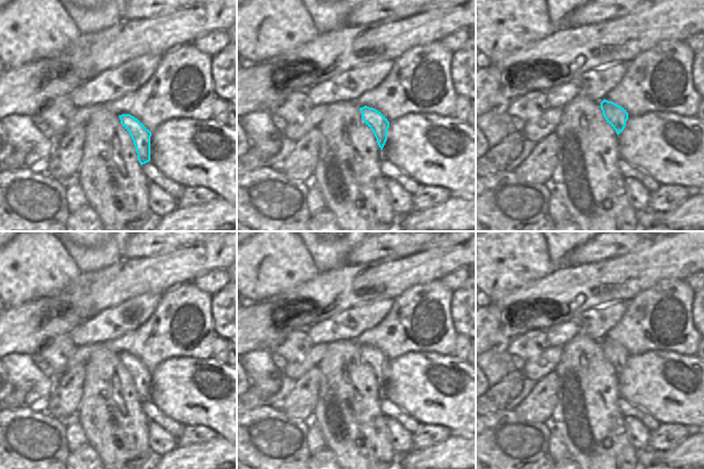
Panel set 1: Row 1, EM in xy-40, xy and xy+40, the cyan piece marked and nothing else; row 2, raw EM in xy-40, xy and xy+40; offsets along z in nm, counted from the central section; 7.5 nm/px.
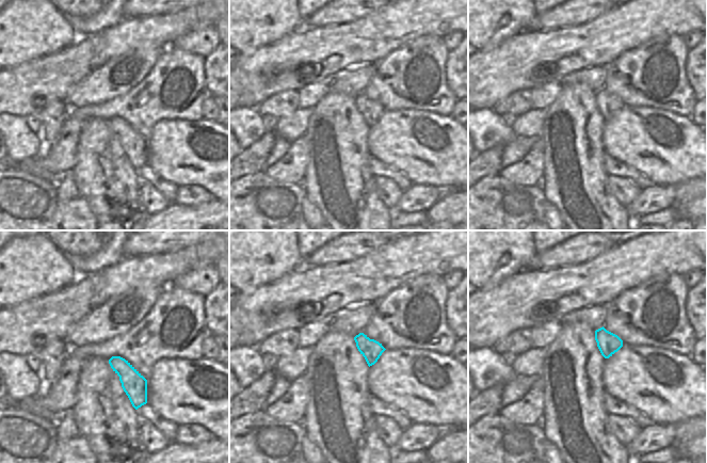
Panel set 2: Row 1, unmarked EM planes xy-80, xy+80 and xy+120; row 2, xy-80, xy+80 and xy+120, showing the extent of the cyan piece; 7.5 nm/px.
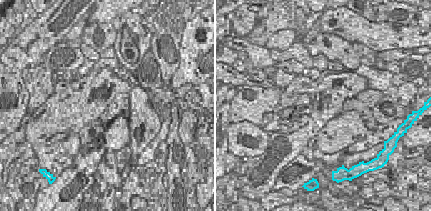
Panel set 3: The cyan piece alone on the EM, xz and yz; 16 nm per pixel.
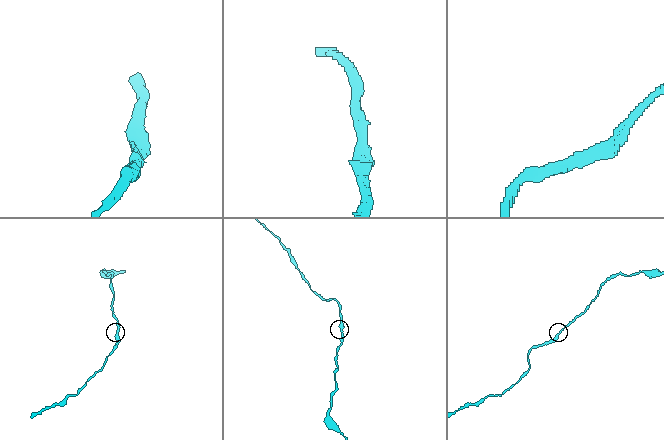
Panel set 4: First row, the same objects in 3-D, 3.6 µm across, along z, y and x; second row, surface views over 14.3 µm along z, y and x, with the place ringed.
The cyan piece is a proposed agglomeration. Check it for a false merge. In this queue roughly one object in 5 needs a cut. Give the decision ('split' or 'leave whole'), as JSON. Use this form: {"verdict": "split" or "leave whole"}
{"verdict": "leave whole"}

